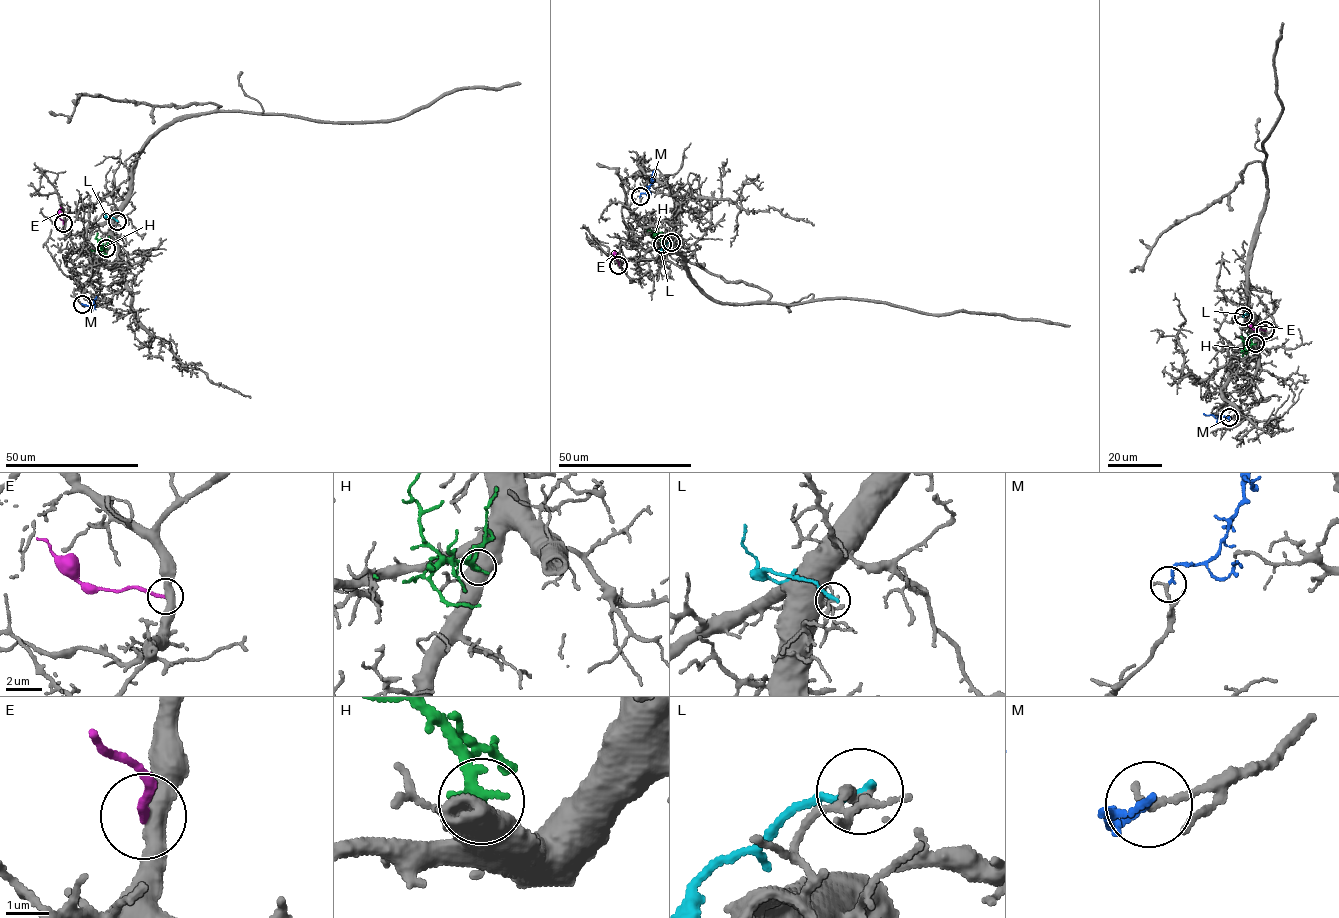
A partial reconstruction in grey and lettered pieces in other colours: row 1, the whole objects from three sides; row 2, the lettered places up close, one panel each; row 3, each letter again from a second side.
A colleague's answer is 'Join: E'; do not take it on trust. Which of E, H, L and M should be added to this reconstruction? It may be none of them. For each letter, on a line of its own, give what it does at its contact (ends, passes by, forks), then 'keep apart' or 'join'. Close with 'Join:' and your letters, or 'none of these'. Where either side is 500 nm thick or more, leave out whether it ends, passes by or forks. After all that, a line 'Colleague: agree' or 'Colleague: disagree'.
E: it ends | keep apart
H: join
L: it ends | keep apart
M: it ends | keep apart
Join: H
Colleague: disagree

